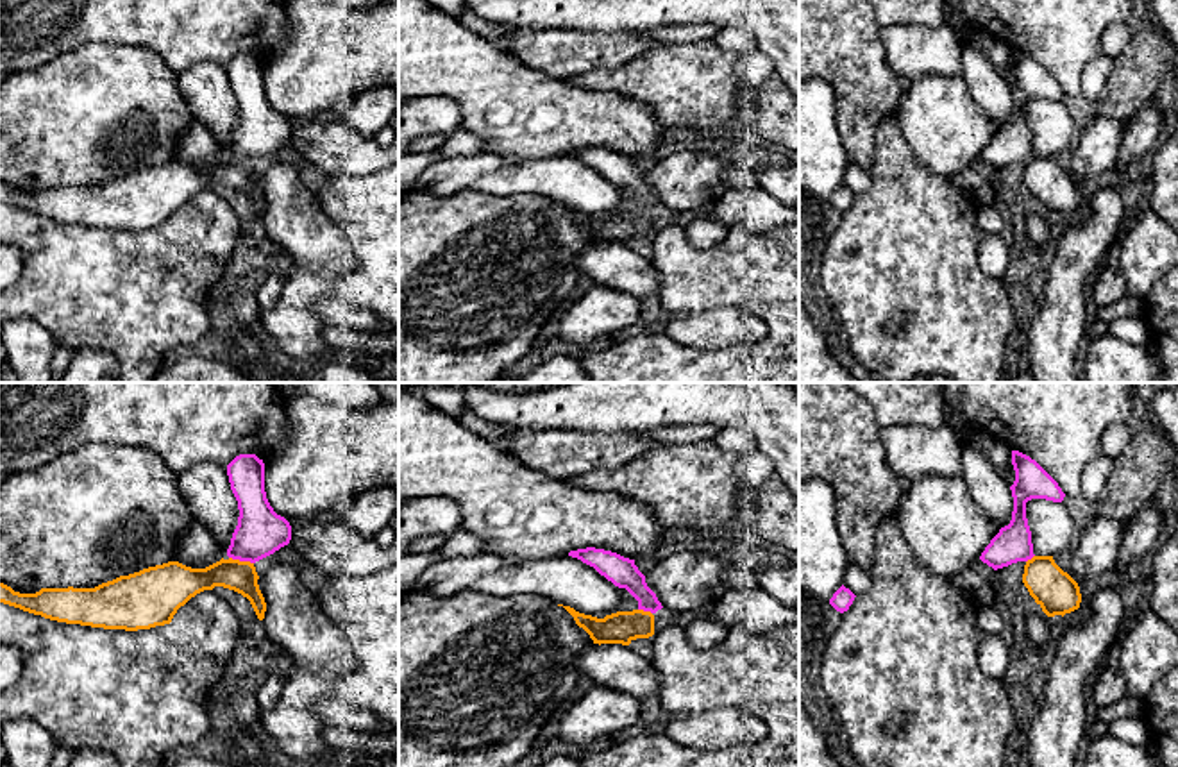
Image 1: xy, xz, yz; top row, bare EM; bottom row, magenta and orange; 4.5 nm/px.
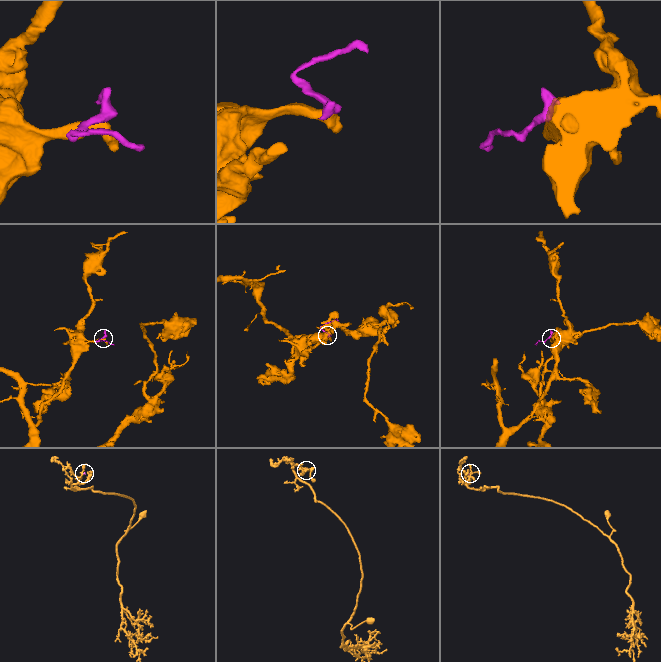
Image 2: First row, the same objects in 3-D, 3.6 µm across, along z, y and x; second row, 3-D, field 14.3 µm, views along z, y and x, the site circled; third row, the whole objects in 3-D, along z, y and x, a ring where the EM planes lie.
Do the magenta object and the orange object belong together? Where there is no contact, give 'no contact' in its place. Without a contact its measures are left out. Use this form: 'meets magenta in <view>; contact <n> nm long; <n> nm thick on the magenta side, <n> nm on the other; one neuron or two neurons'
meets magenta in xy; contact 120 nm long; 220 nm thick on the magenta side, 140 nm on the other; two neurons

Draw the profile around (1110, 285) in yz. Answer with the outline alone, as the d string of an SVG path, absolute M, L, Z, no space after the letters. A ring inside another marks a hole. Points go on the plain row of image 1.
M1115 243L1108 252L1096 281L1092 282L1090 302L1094 302L1098 308L1114 304L1128 295L1126 277L1119 263L1119 254L1121 250Z

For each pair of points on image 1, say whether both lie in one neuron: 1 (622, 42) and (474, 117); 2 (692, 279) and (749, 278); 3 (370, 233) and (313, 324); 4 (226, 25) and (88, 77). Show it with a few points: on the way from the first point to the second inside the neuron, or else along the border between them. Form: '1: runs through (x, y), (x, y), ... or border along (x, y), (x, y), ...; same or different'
1: border along (517, 56), (563, 79); different
2: runs through (706, 279), (735, 278); same
3: runs through (370, 261), (345, 290), (320, 290), (315, 295); same
4: border along (113, 42), (152, 49), (177, 75); different

